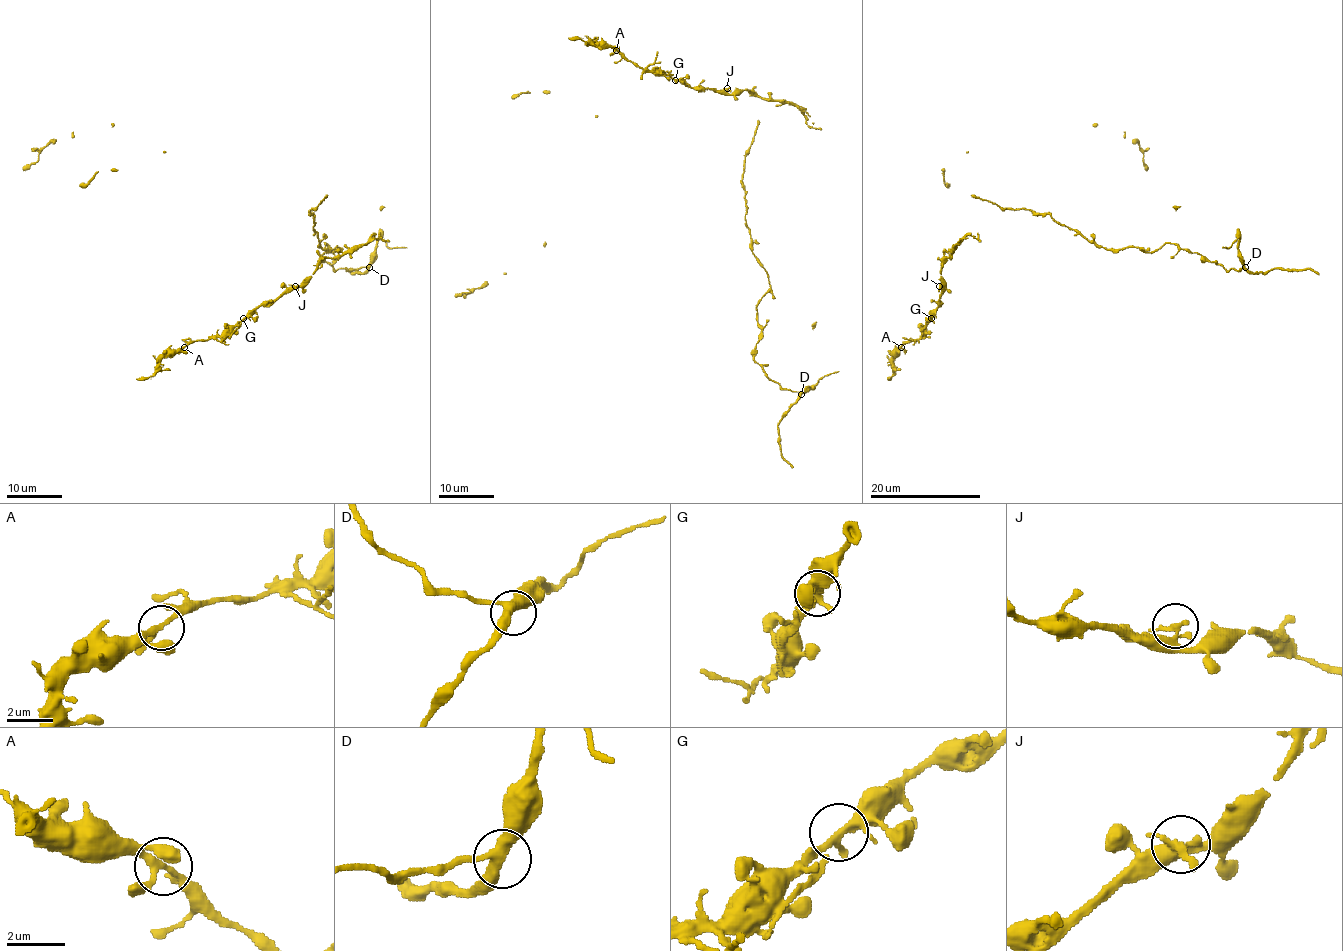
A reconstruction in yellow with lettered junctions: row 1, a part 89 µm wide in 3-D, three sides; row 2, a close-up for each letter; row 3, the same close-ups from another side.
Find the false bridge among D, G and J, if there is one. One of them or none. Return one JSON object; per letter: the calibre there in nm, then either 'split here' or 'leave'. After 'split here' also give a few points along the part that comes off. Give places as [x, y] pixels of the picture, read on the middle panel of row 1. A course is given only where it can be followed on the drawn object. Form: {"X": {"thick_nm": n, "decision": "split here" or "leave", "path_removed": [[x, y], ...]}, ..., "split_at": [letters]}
{"D": {"thick_nm": 340, "decision": "leave"}, "G": {"thick_nm": 280, "decision": "leave"}, "J": {"thick_nm": 240, "decision": "leave"}, "split_at": []}

